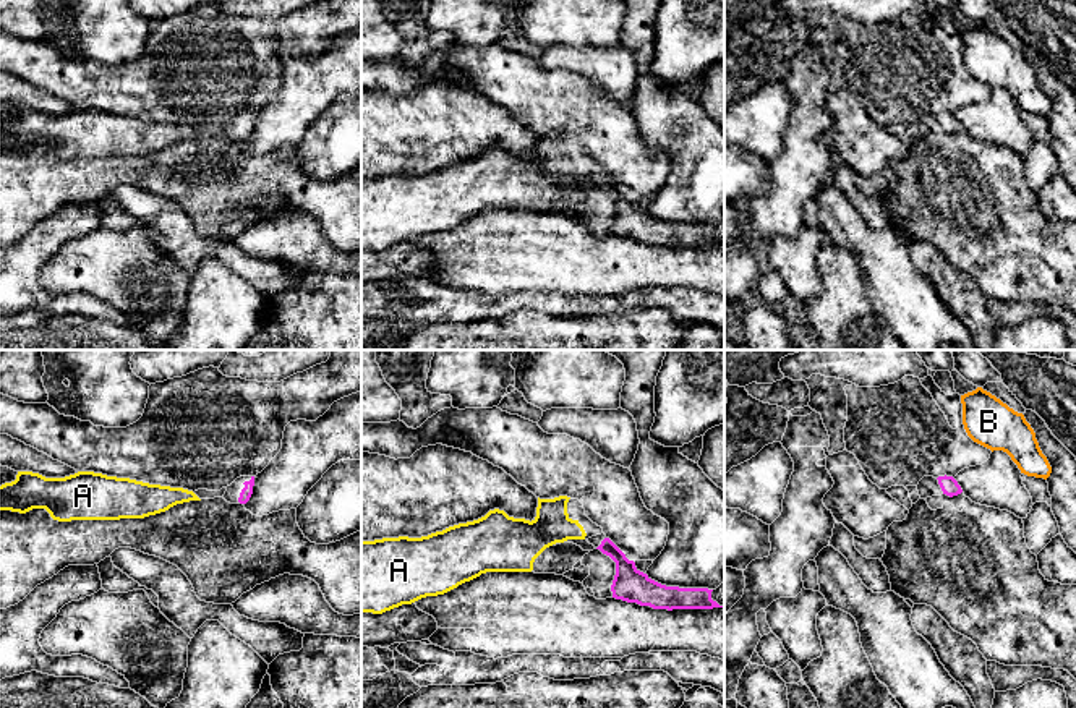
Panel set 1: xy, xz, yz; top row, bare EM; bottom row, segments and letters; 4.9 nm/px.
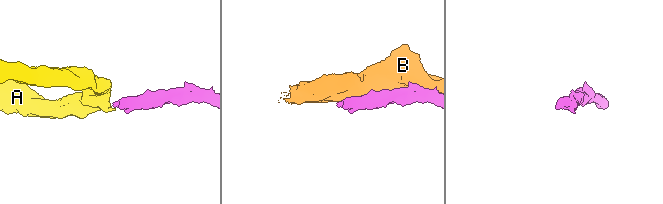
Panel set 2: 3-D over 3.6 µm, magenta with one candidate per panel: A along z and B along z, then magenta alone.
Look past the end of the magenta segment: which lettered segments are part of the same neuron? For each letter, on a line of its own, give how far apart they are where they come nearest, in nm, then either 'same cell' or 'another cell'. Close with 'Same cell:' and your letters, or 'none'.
A: gap 80 nm; same cell
B: gap 200 nm; another cell
Same cell: A

